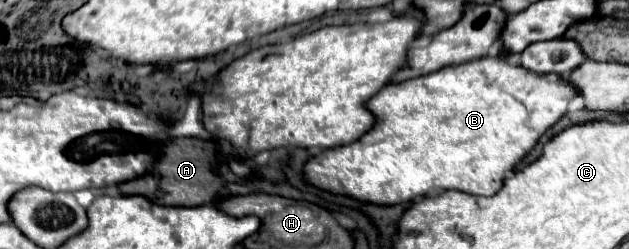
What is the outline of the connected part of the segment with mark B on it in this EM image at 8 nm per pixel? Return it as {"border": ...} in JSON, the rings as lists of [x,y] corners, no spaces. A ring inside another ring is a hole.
{"border":[[[509,53],[485,55],[467,63],[447,65],[439,71],[419,75],[401,83],[391,83],[371,99],[371,111],[379,115],[379,123],[361,139],[331,147],[311,157],[305,165],[309,183],[351,195],[377,205],[409,203],[423,197],[431,187],[459,189],[477,195],[493,195],[503,185],[503,179],[513,167],[537,145],[541,135],[553,127],[567,111],[579,89],[569,83],[565,73],[535,73],[527,67],[509,61]]]}

